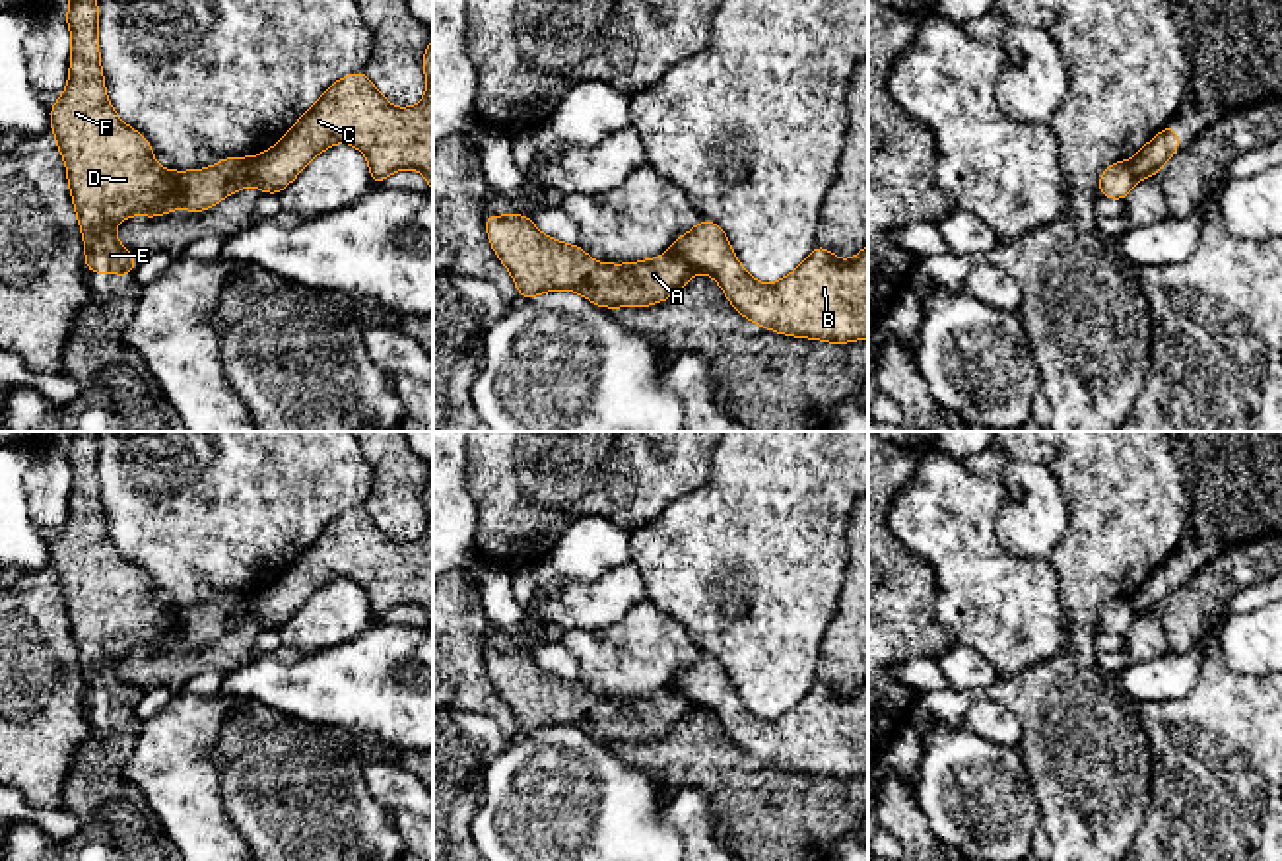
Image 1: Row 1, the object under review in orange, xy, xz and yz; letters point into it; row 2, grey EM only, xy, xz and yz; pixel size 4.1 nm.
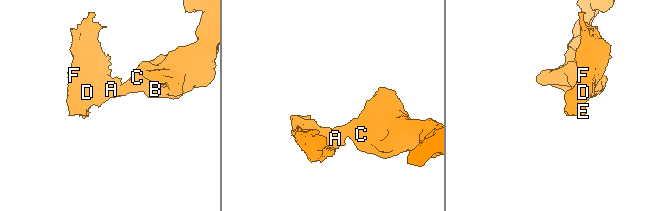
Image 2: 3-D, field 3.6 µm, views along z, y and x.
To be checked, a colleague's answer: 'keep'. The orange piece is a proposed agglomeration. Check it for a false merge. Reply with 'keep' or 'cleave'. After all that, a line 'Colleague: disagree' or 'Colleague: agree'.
cleave
Colleague: disagree

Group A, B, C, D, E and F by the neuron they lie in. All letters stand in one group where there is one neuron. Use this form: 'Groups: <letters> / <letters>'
Groups: A D E F / B C

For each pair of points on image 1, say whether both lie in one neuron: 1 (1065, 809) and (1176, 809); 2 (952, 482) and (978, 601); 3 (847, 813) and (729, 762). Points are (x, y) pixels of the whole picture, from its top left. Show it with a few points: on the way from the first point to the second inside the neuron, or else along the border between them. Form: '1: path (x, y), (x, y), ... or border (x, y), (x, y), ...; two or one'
1: border (1152, 764), (1148, 811), (1133, 840); two
2: path (952, 512), (954, 531), (972, 572); one
3: path (818, 813), (779, 813), (758, 792); one

